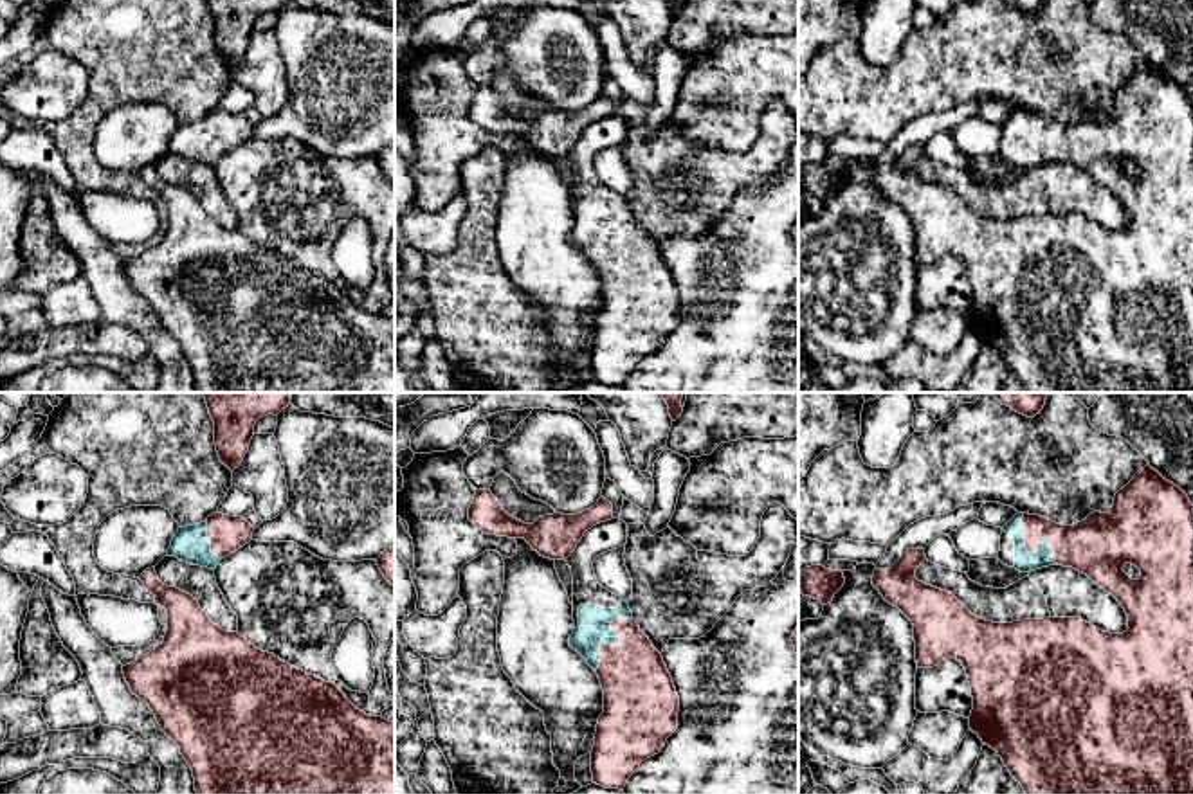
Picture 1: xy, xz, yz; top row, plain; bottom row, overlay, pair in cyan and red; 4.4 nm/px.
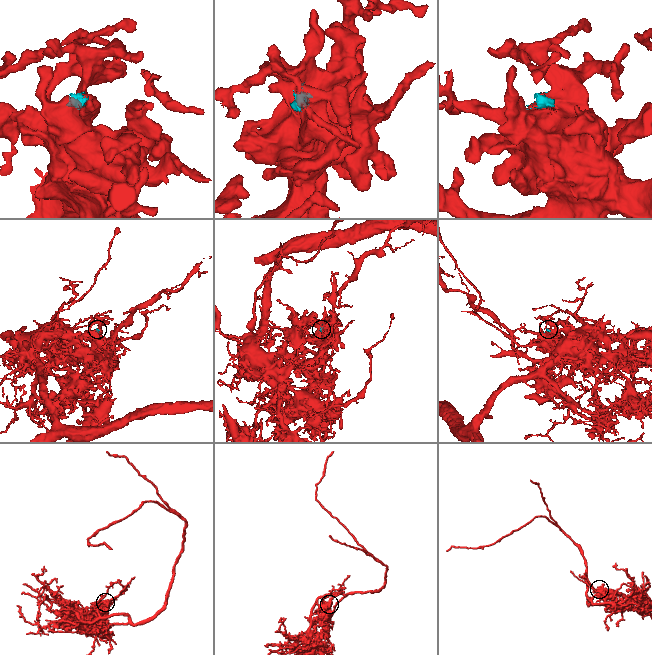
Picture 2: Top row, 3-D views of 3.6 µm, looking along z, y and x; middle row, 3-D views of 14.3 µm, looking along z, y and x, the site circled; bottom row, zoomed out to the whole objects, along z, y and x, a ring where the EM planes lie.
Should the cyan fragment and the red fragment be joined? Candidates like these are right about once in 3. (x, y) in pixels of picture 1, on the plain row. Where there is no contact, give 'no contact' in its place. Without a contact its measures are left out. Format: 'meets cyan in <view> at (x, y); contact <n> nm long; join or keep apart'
meets cyan in yz at (1037, 148); contact 280 nm long; join

